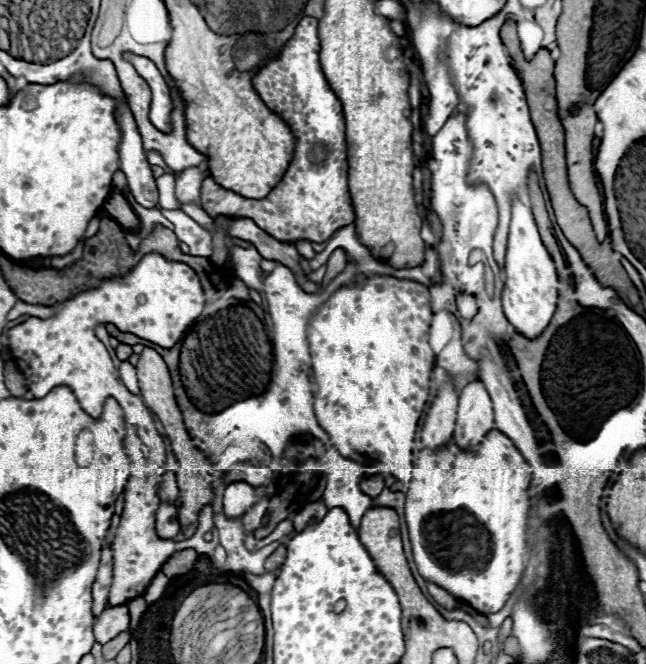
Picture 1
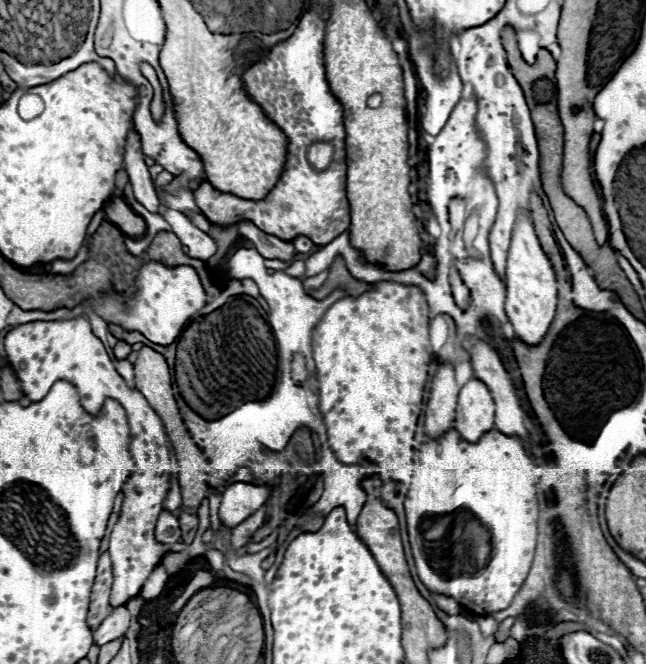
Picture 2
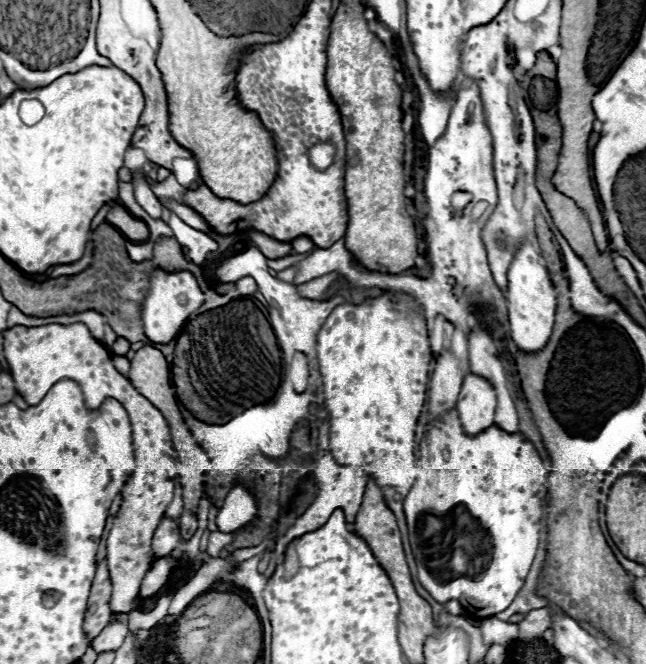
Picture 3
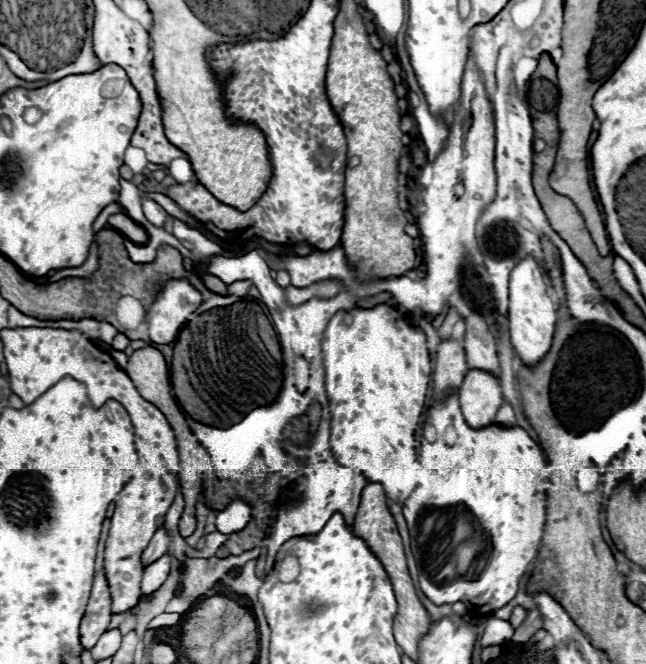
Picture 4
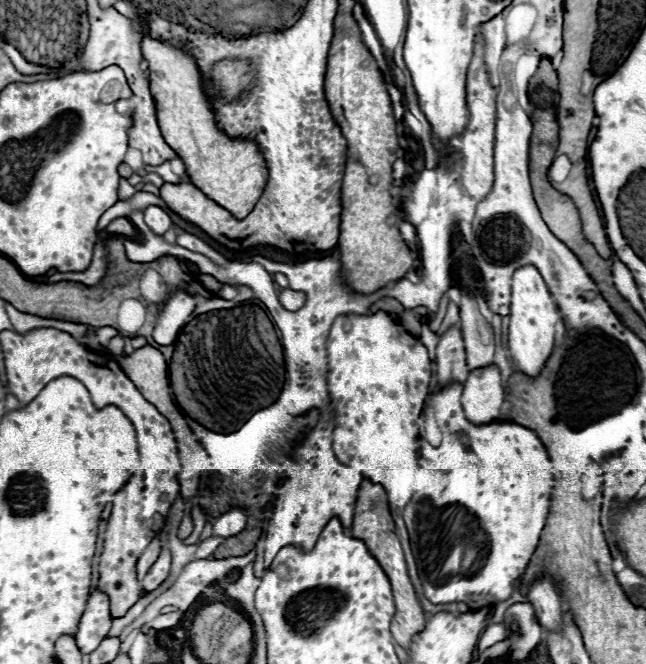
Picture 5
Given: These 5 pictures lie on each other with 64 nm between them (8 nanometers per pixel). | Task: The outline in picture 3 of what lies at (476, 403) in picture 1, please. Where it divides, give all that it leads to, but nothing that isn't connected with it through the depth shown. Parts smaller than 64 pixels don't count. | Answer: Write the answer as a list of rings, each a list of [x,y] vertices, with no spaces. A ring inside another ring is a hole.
[[[468,374],[464,378],[456,404],[464,432],[468,436],[476,436],[486,428],[494,426],[494,408],[496,408],[496,394],[492,386],[488,386],[484,378]]]

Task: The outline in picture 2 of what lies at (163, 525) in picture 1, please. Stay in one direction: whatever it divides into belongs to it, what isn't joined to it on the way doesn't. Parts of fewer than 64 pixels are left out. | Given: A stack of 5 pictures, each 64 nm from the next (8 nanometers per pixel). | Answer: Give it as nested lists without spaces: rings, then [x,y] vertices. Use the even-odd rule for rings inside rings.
[[[168,510],[160,512],[158,522],[156,522],[156,540],[166,546],[172,546],[174,542],[180,540],[180,526],[178,526],[176,514]]]

